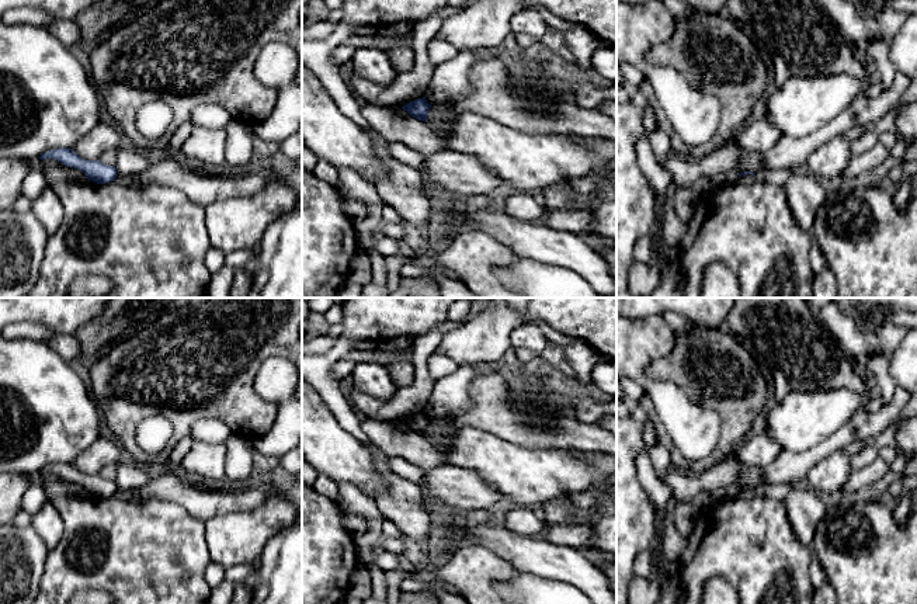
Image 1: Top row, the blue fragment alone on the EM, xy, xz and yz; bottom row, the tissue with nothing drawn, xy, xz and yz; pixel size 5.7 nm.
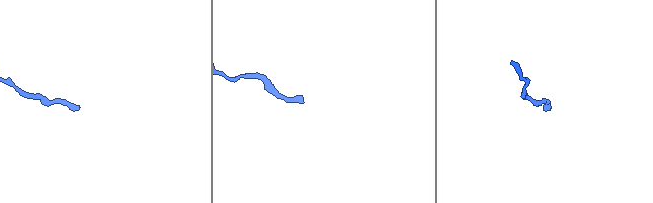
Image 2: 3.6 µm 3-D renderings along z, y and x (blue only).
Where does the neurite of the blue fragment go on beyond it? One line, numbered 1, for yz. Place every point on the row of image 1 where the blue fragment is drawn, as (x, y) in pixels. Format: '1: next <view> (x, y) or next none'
1: next none

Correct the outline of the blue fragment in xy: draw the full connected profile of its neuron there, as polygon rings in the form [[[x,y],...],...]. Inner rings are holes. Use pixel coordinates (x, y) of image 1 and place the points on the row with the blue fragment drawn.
[[[70,147],[48,150],[42,153],[39,159],[53,159],[67,167],[79,169],[87,176],[88,180],[97,184],[115,181],[118,176],[115,166],[104,164],[100,160],[84,160]]]

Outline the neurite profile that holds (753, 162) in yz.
[[[743,150],[741,160],[730,170],[709,176],[712,178],[712,190],[722,185],[729,185],[739,181],[741,171],[760,173],[765,170],[764,153]]]

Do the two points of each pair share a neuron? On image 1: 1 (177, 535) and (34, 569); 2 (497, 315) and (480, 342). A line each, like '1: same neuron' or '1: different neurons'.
1: different neurons
2: same neuron

